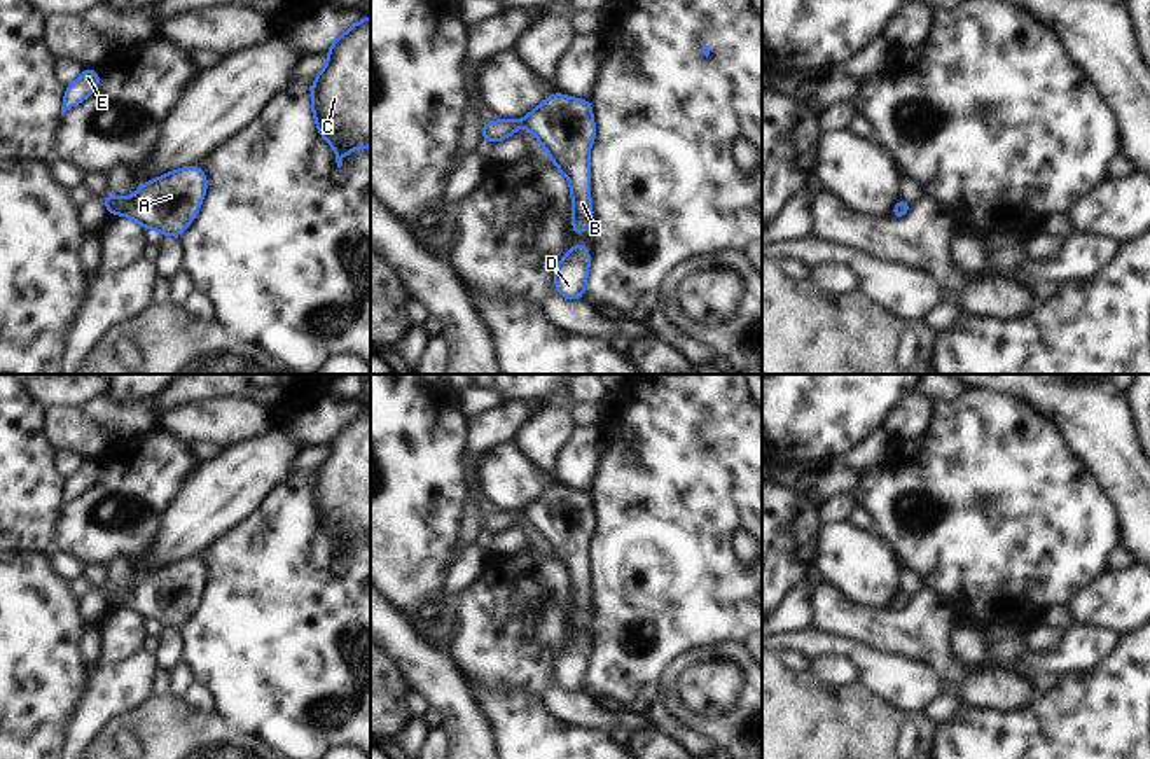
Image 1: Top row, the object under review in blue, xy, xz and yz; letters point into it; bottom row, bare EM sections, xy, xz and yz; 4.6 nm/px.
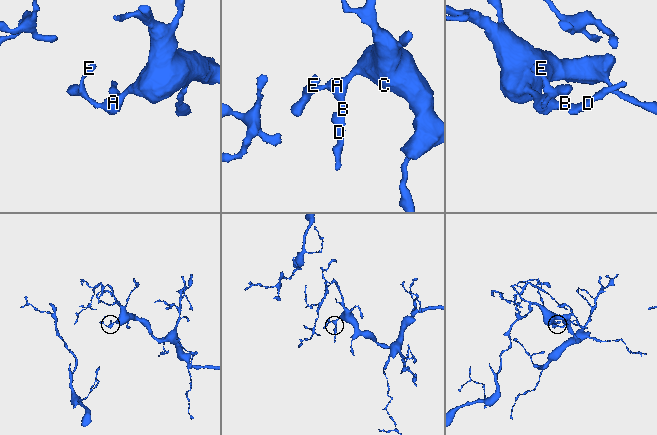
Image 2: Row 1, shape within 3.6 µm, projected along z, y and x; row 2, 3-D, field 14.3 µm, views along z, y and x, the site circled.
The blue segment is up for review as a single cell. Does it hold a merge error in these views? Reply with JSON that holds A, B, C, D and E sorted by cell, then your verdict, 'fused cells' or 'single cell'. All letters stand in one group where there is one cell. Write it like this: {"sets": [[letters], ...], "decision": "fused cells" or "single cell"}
{"sets": [["A", "B", "C", "D", "E"]], "decision": "single cell"}

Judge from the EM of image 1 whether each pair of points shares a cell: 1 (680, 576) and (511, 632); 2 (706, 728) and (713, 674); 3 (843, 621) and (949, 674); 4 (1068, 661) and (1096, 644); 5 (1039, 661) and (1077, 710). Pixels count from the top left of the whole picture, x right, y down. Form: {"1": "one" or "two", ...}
{"1": "two", "2": "one", "3": "one", "4": "one", "5": "two"}

